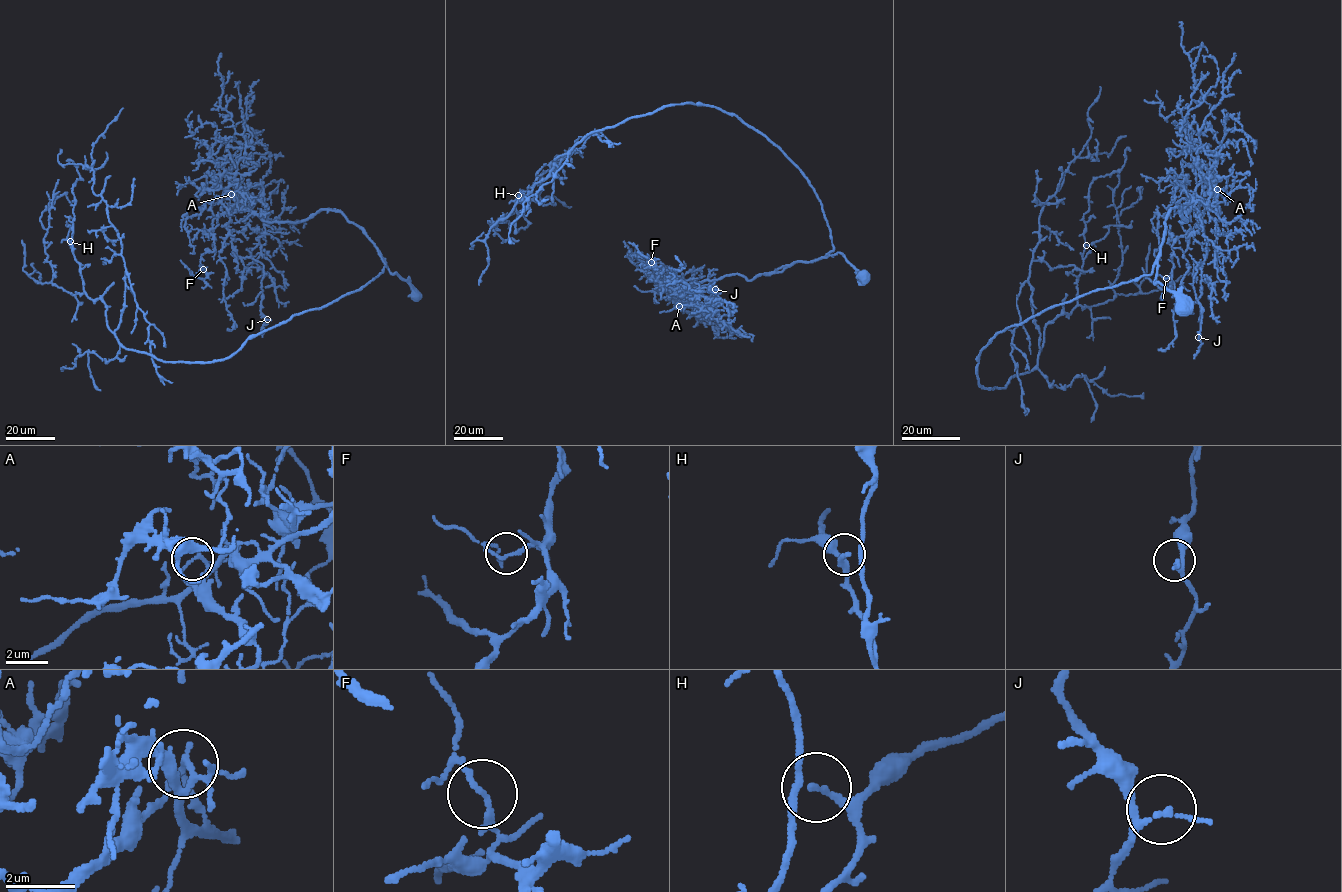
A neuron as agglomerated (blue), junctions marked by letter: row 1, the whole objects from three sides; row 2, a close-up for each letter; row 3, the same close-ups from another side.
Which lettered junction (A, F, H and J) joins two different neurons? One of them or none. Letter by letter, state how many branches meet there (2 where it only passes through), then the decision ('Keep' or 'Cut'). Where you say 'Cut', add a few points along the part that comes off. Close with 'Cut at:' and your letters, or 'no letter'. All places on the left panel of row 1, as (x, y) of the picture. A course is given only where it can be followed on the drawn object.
A: Branches: 3. Cut. Course of the part to remove: (231, 194), (260, 184), (264, 203)
F: Branches: 3. Keep
H: Branches: 3. Keep
J: Branches: 3. Keep
Cut at: A

